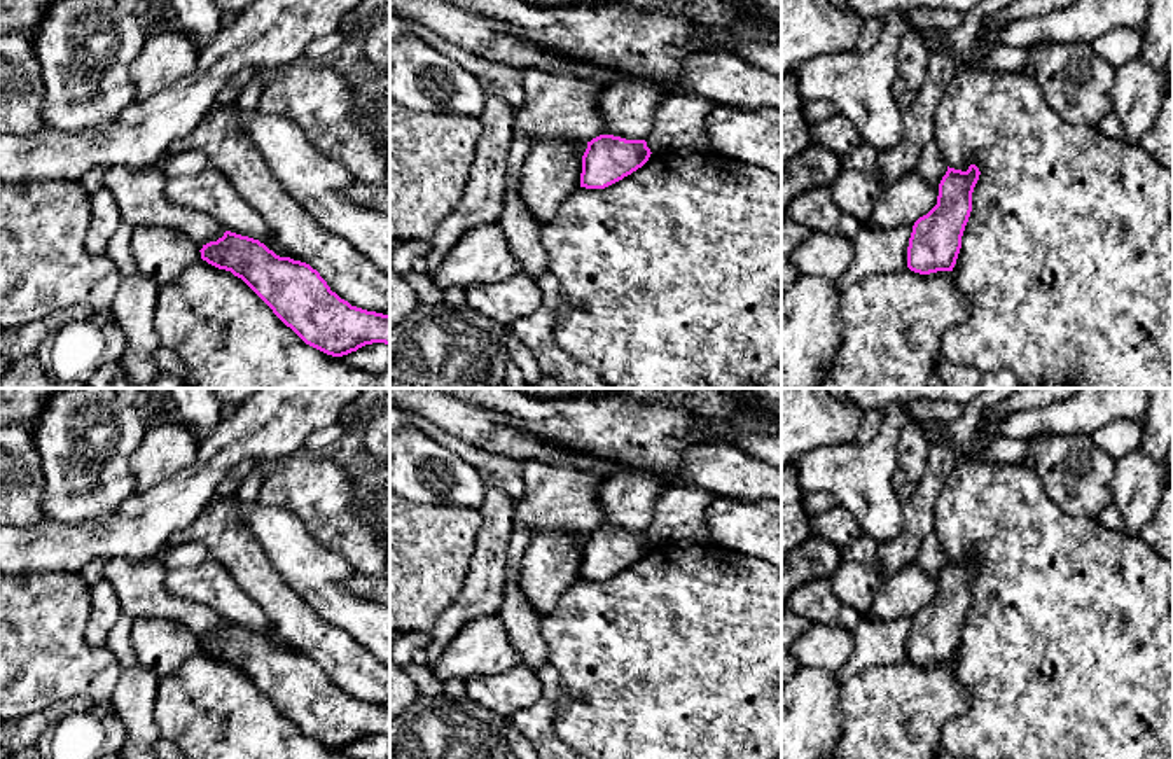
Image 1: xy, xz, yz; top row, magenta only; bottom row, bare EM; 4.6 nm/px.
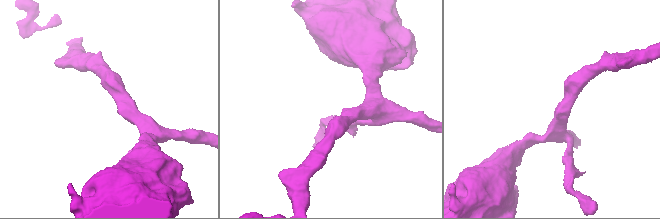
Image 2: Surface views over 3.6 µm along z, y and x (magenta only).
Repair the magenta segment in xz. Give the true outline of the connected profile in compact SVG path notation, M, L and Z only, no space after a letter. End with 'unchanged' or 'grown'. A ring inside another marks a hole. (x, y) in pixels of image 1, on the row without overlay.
M600 526L582 547L580 579L605 581L642 560L650 546L645 532Z; unchanged

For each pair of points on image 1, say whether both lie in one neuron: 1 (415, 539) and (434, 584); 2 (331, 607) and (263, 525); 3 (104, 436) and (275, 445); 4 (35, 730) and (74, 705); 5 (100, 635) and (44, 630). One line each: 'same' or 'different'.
1: same
2: same
3: different
4: same
5: different

